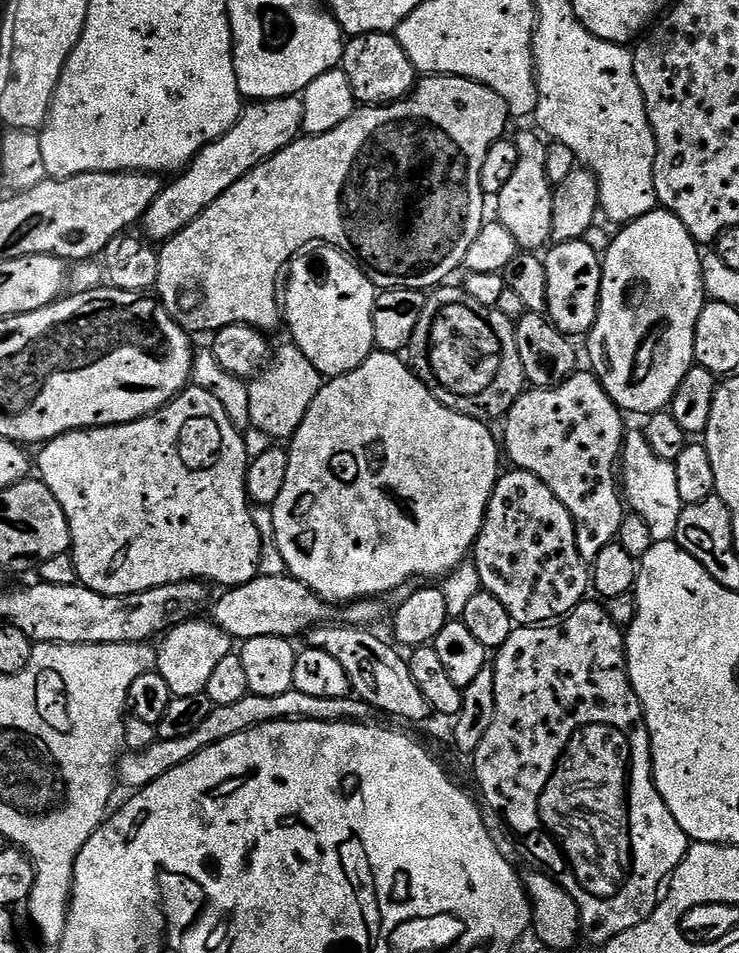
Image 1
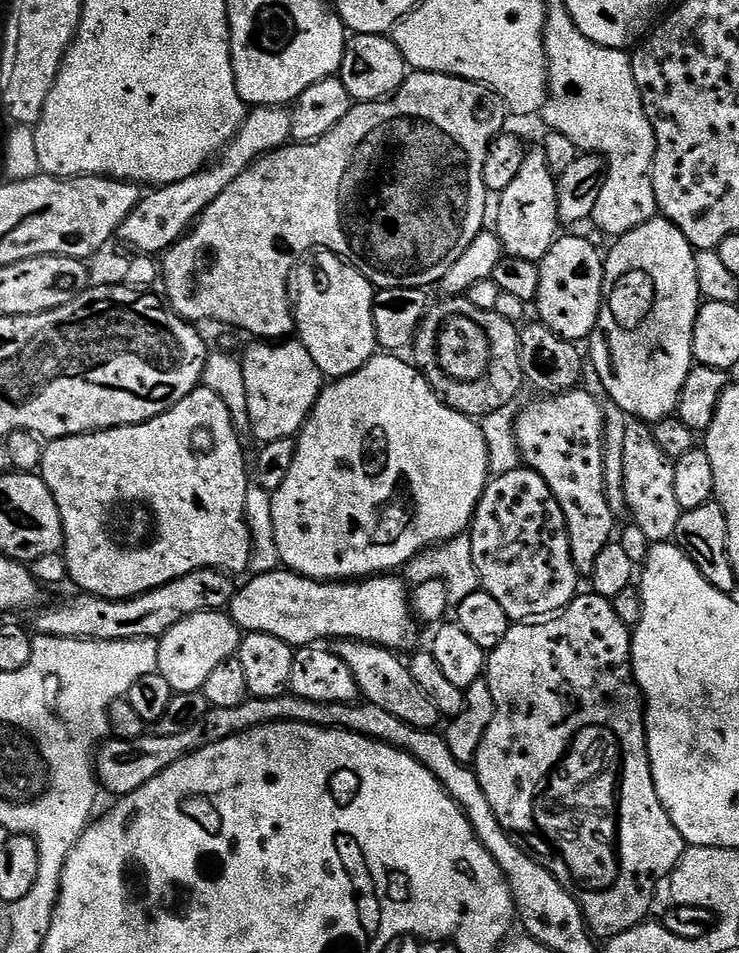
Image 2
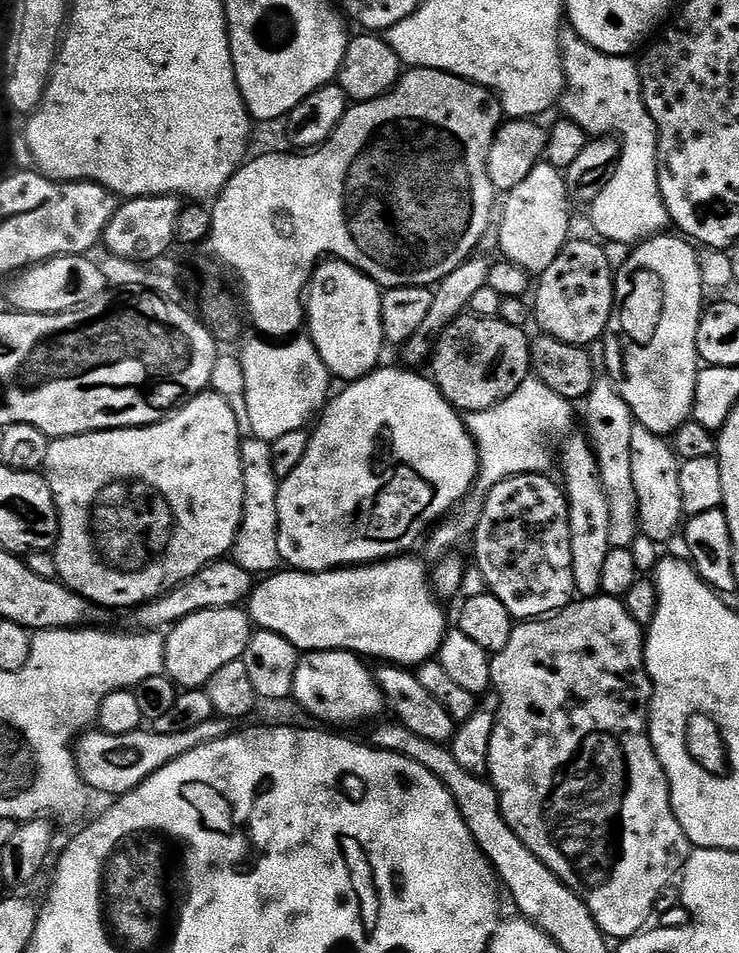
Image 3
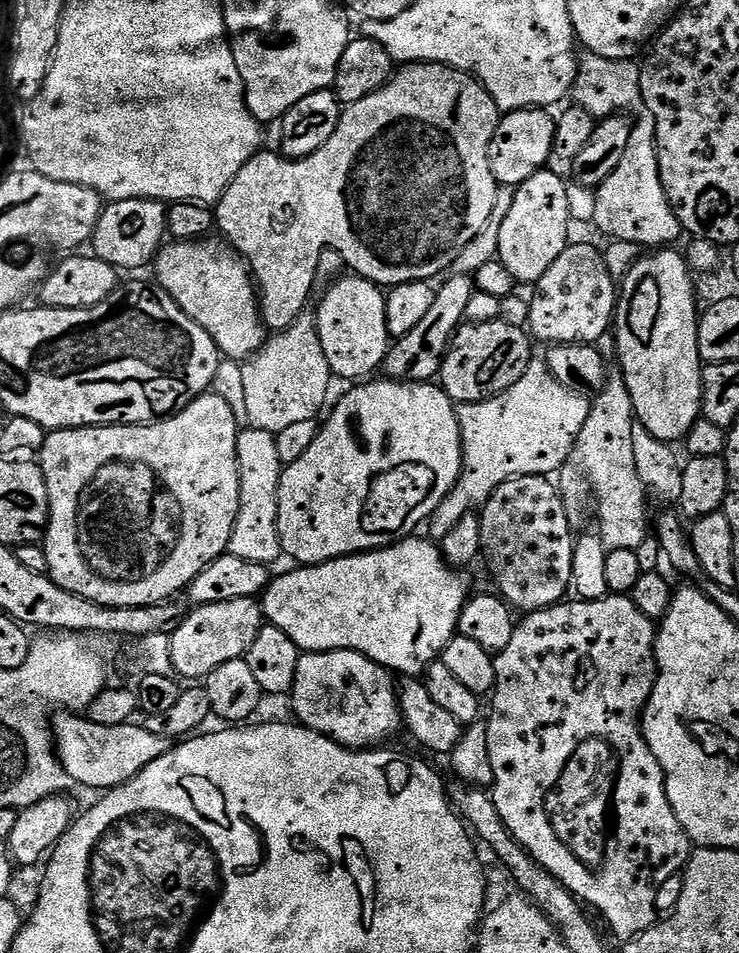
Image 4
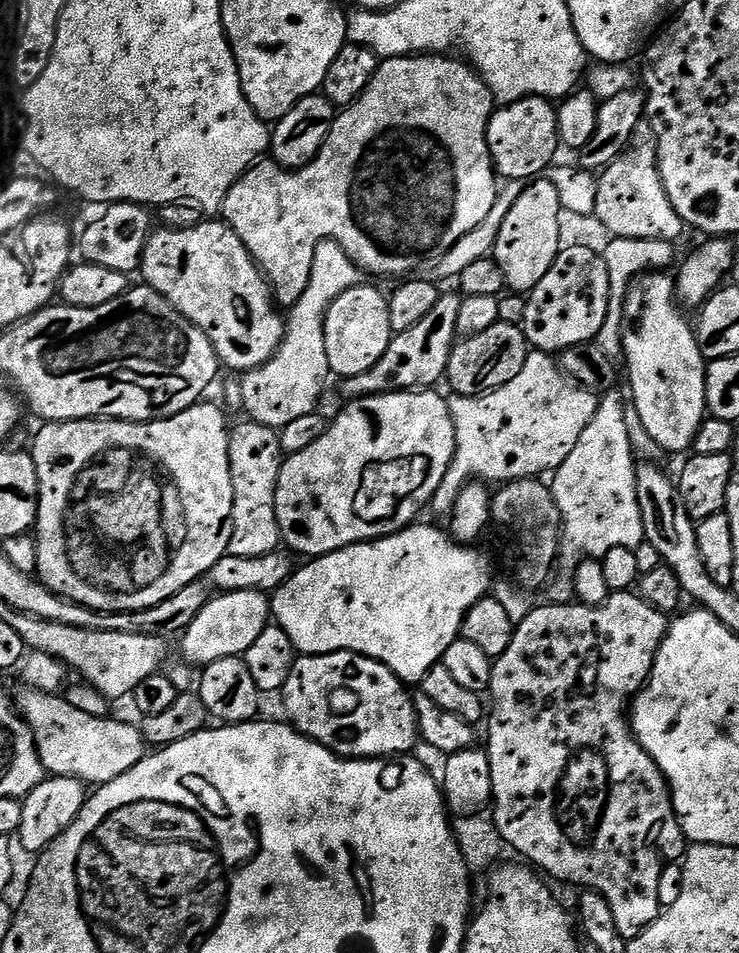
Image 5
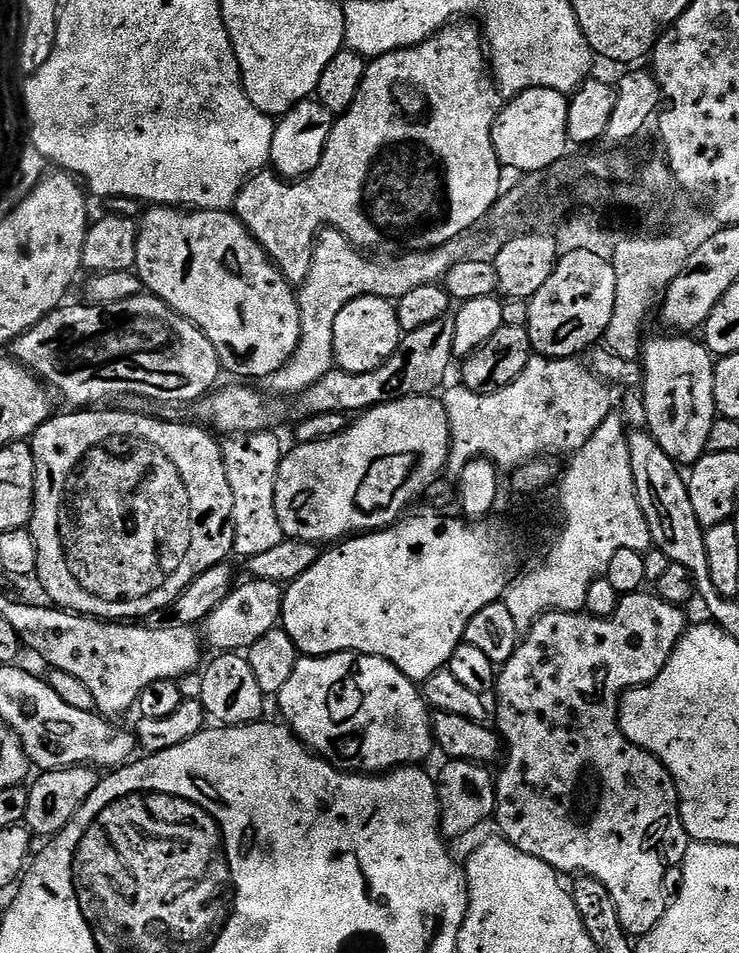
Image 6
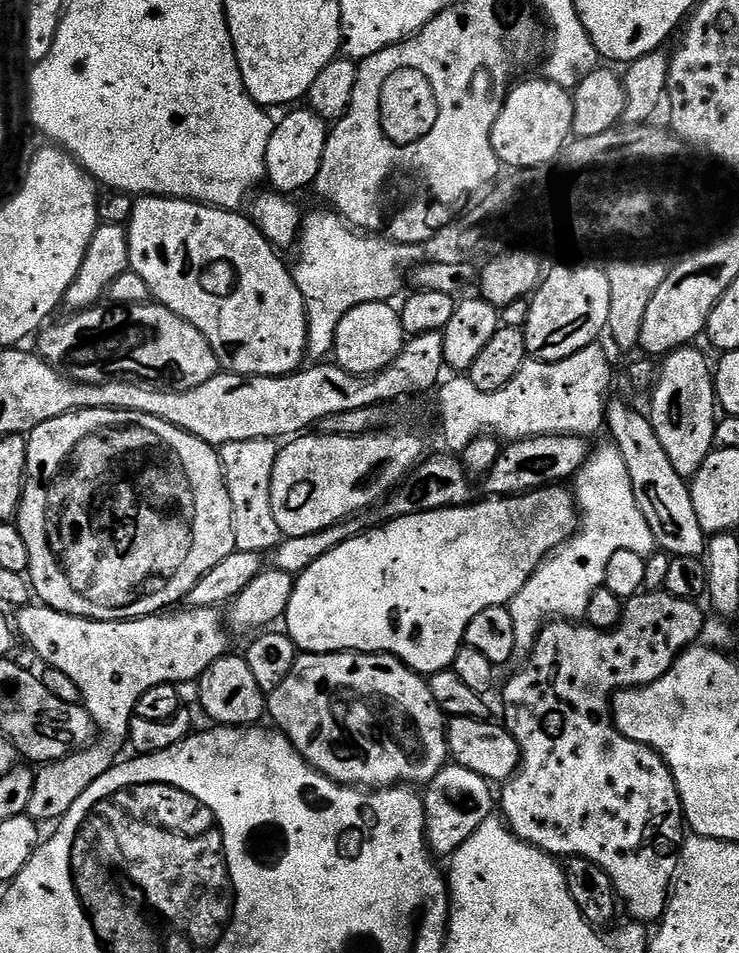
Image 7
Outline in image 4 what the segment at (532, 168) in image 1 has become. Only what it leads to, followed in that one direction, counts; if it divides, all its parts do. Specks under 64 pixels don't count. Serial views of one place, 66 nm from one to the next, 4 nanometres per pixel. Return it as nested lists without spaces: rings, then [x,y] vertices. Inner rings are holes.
[[[542,170],[526,178],[526,182],[515,185],[514,202],[498,233],[496,255],[520,286],[535,286],[570,243],[568,223],[572,220],[572,200],[568,197],[569,181],[548,171]]]

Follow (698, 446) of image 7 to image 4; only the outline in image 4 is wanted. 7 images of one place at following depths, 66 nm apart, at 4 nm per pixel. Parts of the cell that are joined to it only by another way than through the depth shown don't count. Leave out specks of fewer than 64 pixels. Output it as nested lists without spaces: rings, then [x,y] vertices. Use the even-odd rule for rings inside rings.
[[[652,250],[647,254],[641,255],[632,269],[619,281],[618,295],[616,298],[616,314],[614,317],[614,335],[616,339],[616,360],[621,366],[623,378],[626,386],[630,390],[632,399],[632,411],[635,419],[646,428],[658,440],[665,442],[680,442],[688,435],[690,426],[694,426],[696,420],[701,419],[702,405],[700,402],[700,381],[702,379],[702,361],[698,350],[698,330],[700,321],[698,319],[698,308],[696,312],[696,288],[692,285],[694,273],[688,266],[688,261],[683,255],[680,256],[676,250]]]

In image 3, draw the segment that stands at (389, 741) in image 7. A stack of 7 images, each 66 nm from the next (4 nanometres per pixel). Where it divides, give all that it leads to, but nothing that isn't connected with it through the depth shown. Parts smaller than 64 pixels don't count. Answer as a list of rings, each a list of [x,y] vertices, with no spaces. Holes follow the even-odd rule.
[[[333,650],[301,655],[294,674],[291,699],[297,700],[314,719],[321,720],[316,722],[324,726],[375,721],[381,715],[379,712],[385,711],[386,705],[373,671],[364,664],[367,663],[355,652]]]

